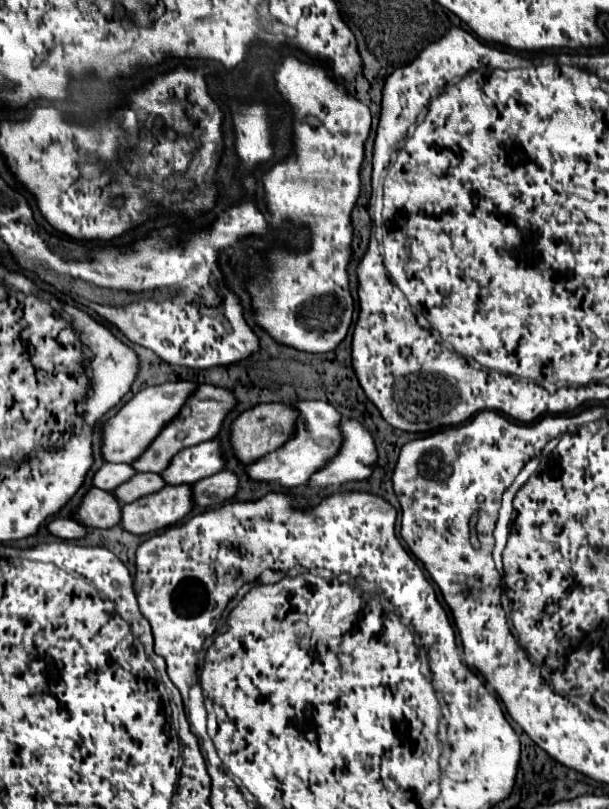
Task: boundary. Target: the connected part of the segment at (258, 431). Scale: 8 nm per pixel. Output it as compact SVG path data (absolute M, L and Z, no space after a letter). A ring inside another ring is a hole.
M276 402L274 404L258 404L252 410L244 412L232 424L232 444L234 444L236 456L244 464L252 464L256 460L260 460L262 456L278 450L280 446L284 446L290 440L290 436L294 436L298 418L300 418L298 408L294 408L290 404L276 404Z

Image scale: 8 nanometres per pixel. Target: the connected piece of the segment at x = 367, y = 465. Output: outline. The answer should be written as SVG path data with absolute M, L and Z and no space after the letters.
M354 420L342 422L344 442L338 456L310 478L310 488L324 488L330 484L342 484L350 480L364 480L376 466L376 446L370 432Z

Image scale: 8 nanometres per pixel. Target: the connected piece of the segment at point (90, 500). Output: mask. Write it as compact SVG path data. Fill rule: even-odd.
M92 488L84 496L84 502L76 510L74 518L78 518L82 524L88 524L88 528L110 528L120 524L122 502L112 492Z

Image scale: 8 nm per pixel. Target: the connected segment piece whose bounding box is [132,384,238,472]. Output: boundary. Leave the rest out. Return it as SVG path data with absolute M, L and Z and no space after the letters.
M202 384L198 388L198 392L194 396L190 396L190 400L186 402L186 408L182 408L182 412L178 414L178 420L172 420L162 430L162 434L158 434L158 440L154 440L154 444L150 444L150 448L132 466L138 472L162 472L164 468L168 468L168 464L180 450L196 446L206 440L214 440L220 434L226 416L236 408L236 404L238 404L238 400L232 390L212 386L212 384Z

